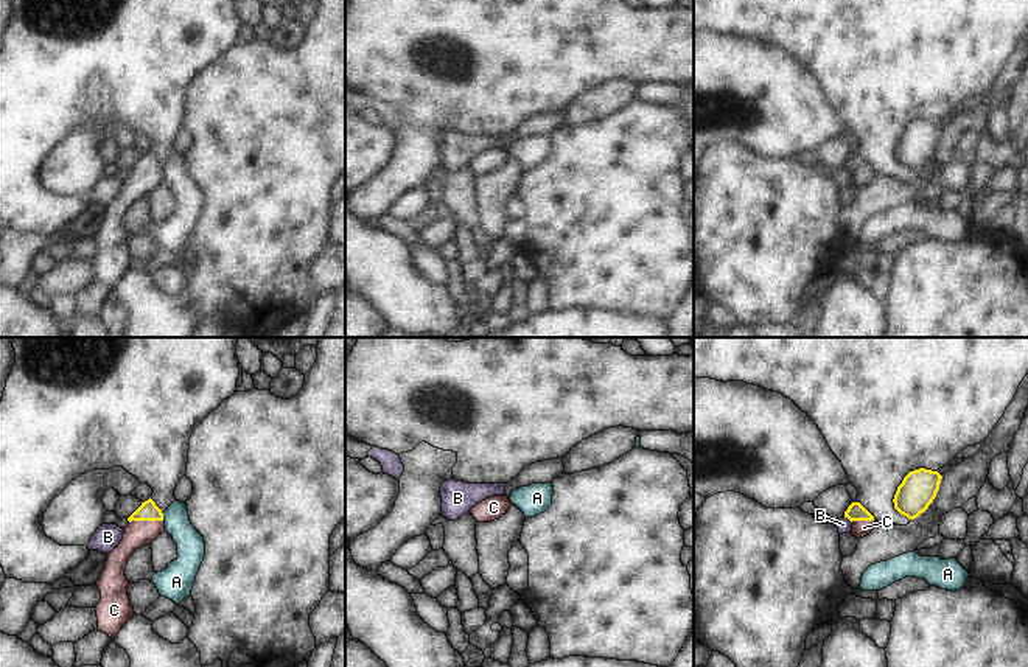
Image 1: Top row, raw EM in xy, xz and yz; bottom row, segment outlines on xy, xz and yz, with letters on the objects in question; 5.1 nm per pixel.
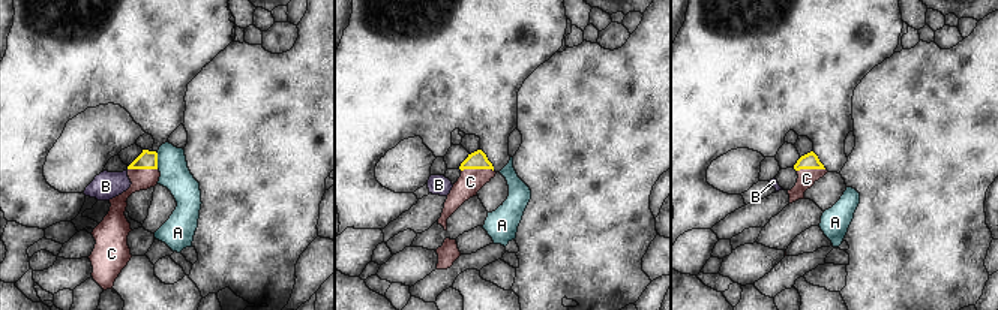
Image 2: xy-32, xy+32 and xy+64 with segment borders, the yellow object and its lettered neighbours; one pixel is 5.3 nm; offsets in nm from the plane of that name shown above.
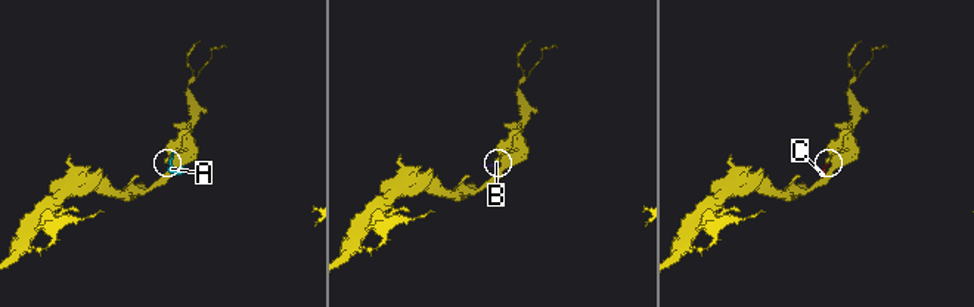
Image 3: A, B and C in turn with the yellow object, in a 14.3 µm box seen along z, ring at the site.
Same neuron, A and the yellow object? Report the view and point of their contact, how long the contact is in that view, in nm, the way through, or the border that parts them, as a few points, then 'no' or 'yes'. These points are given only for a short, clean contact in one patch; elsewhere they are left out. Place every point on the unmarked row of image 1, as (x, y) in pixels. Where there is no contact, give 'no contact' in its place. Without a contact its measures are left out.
xy (162, 168) | 40 nm | no

